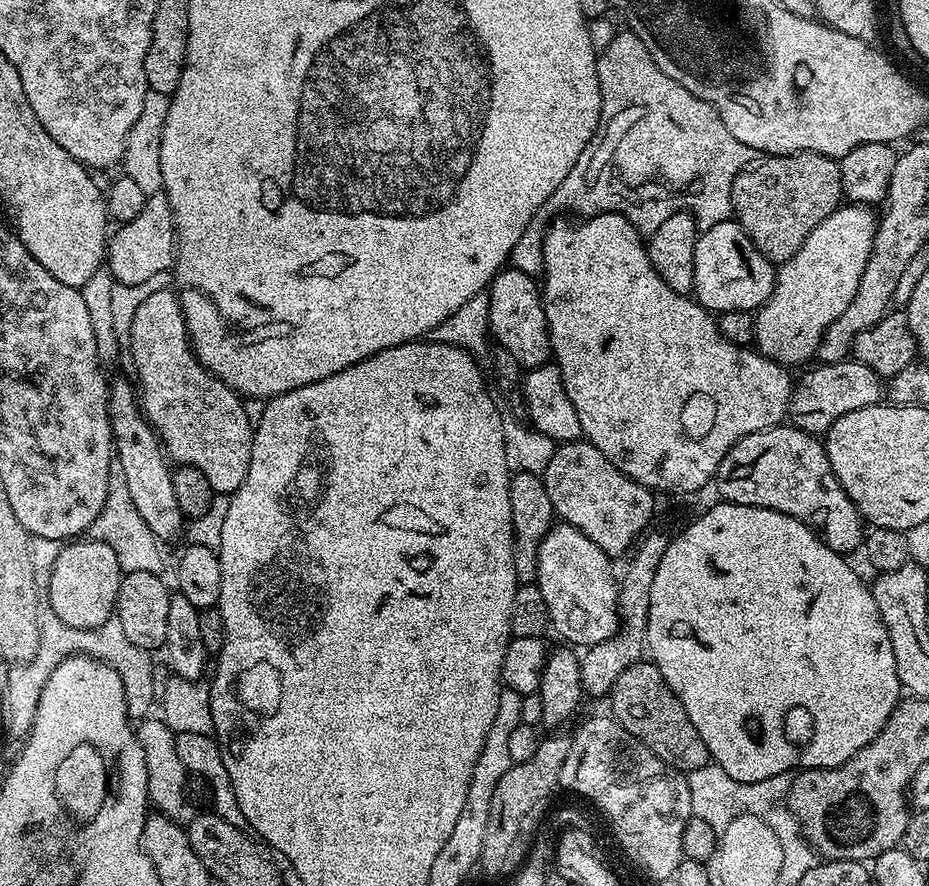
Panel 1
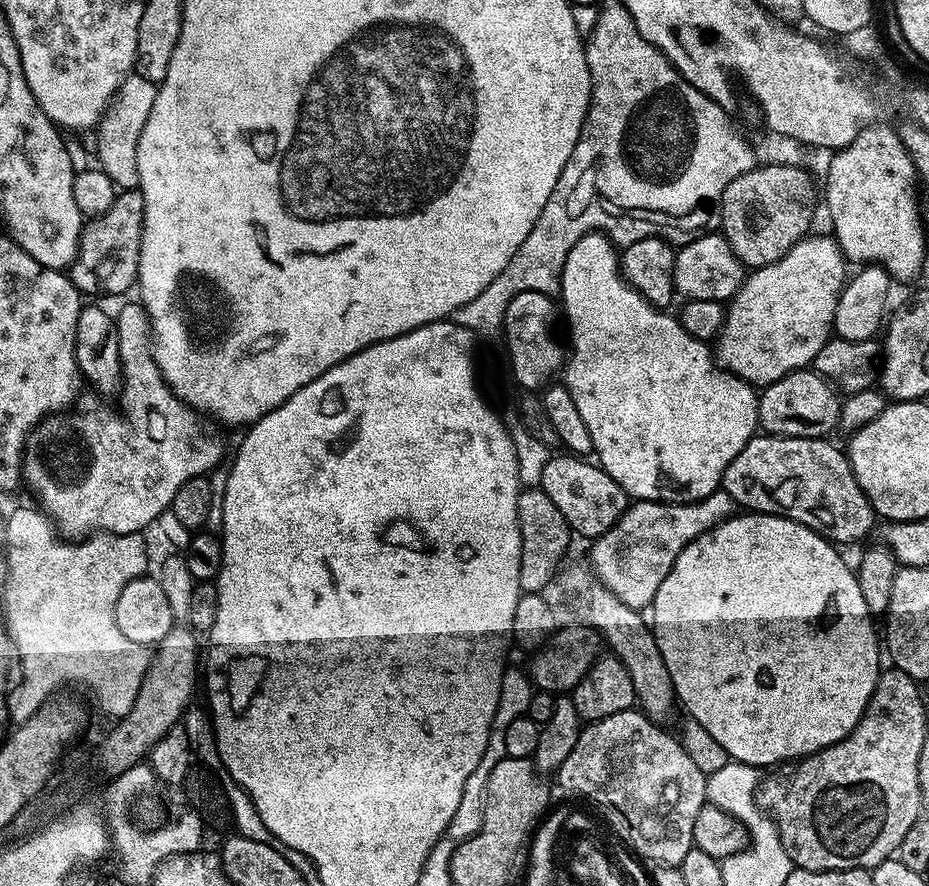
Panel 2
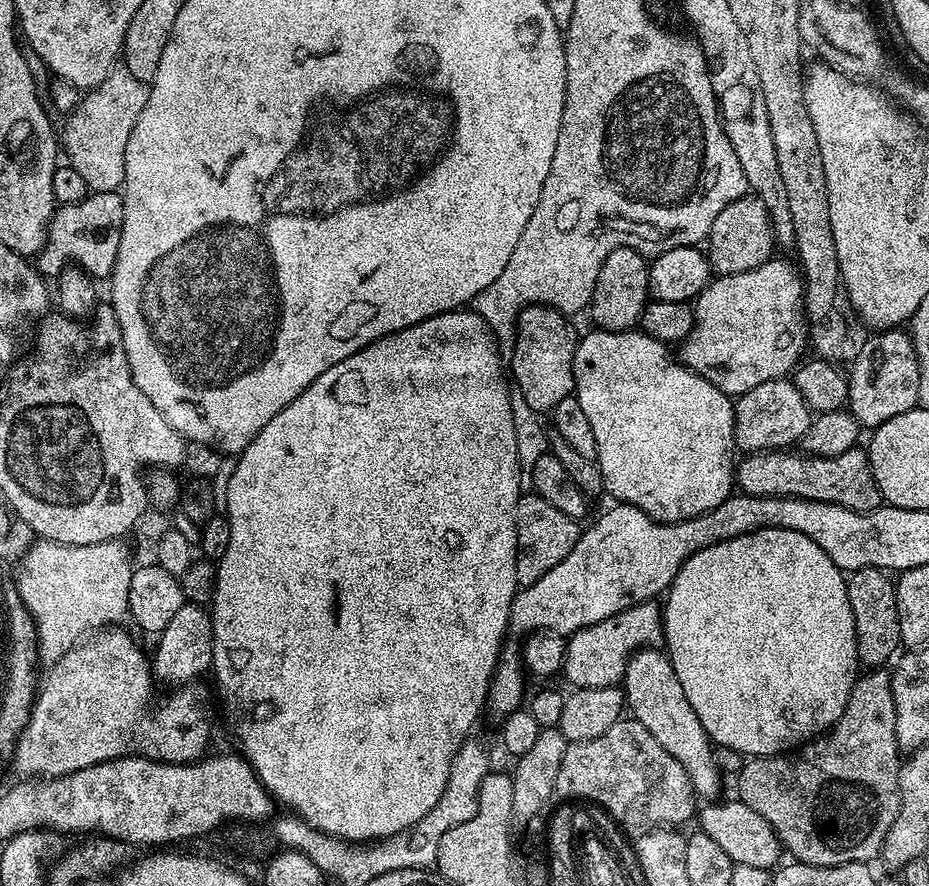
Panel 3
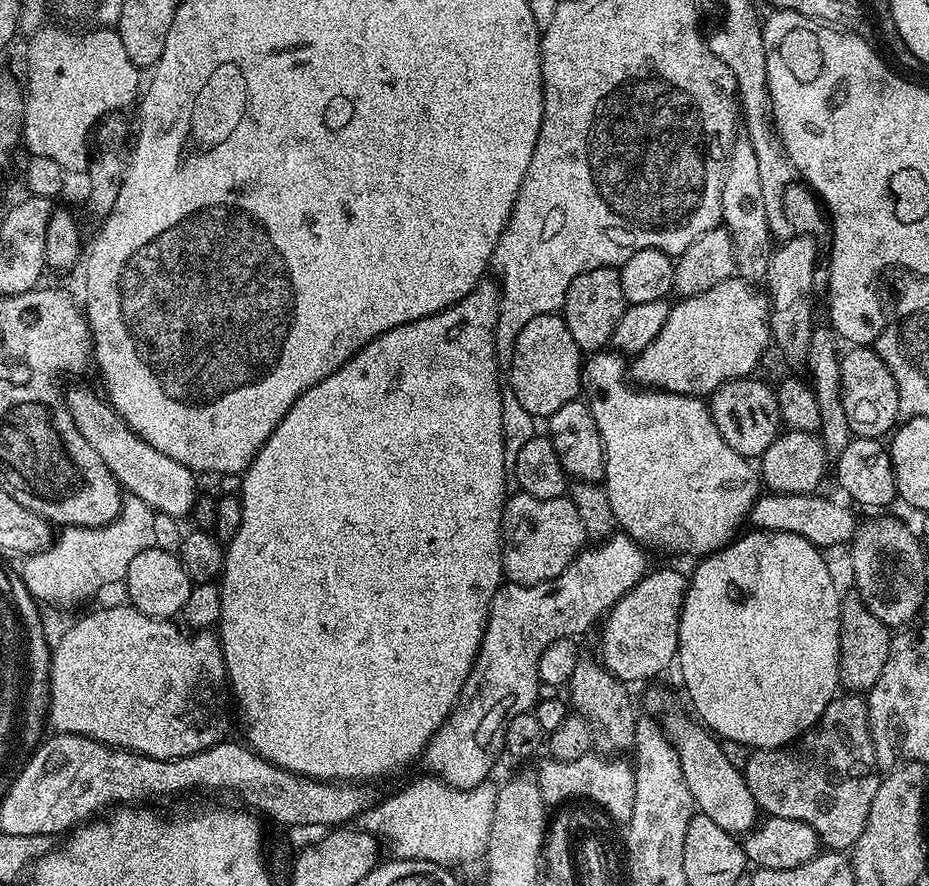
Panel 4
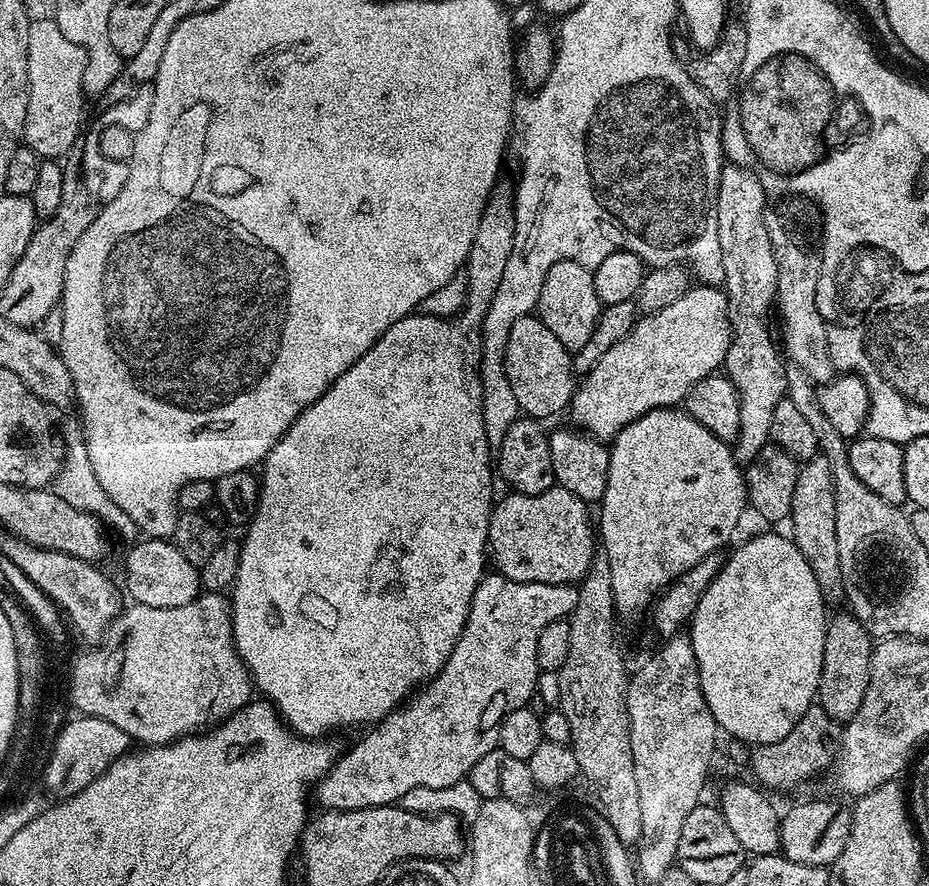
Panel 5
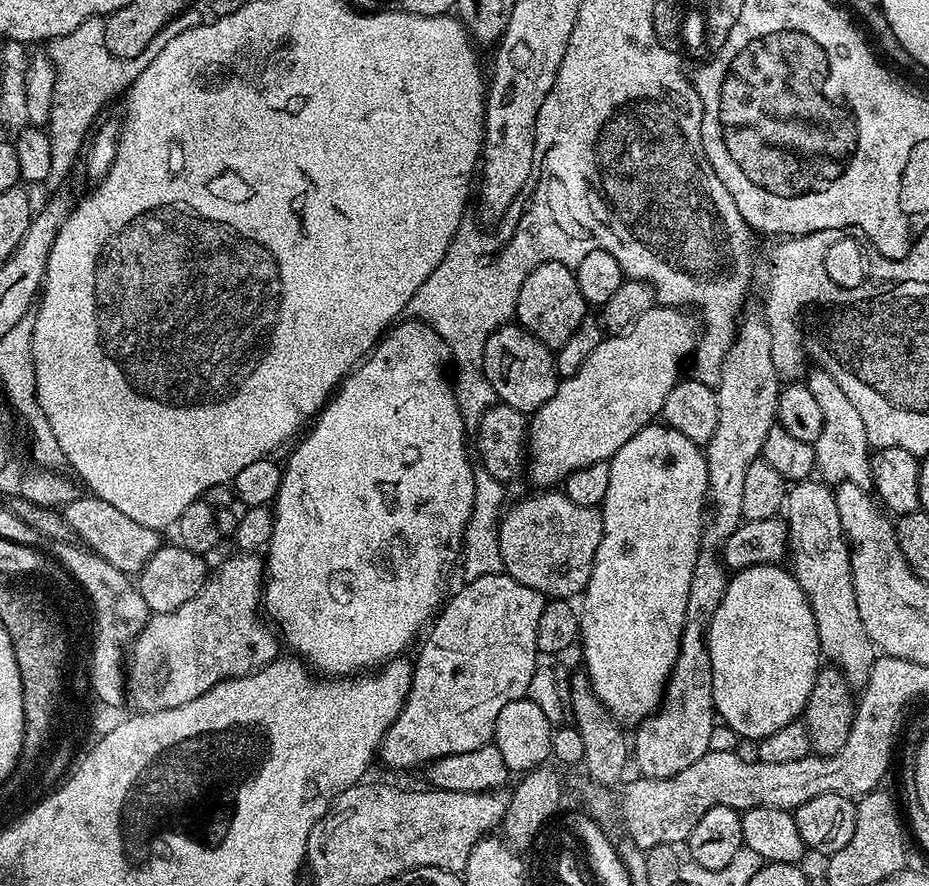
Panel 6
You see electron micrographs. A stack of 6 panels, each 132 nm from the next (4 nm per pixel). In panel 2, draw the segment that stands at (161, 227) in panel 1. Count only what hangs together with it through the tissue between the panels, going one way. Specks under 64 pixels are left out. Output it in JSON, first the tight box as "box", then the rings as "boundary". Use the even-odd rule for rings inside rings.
{"box":[70,190,144,298],"boundary":[[[124,190],[119,193],[114,202],[114,206],[110,206],[110,210],[106,210],[104,216],[93,216],[87,221],[80,235],[80,253],[77,254],[76,260],[70,269],[70,279],[74,287],[82,294],[90,295],[89,297],[96,298],[96,295],[101,292],[104,296],[120,296],[128,287],[133,287],[136,284],[136,275],[138,274],[138,258],[140,257],[140,247],[142,246],[142,226],[144,225],[144,196],[139,190]]]}

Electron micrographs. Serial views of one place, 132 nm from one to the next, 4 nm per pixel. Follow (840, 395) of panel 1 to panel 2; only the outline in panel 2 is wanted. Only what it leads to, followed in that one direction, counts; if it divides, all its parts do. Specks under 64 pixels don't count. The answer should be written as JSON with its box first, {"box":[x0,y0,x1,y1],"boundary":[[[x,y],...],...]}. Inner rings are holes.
{"box":[759,368,841,438],"boundary":[[[800,368],[786,374],[778,382],[767,385],[759,397],[759,427],[773,436],[824,438],[831,428],[835,429],[840,423],[841,397],[837,389],[815,370]]]}

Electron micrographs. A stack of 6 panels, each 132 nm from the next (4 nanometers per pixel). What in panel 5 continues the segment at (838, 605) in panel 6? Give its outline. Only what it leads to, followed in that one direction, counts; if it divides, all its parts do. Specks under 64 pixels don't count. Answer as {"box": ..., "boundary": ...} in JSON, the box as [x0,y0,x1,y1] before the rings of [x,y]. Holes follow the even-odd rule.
{"box":[790,454,841,593],"boundary":[[[822,454],[800,464],[798,483],[794,486],[794,502],[790,525],[790,539],[802,552],[802,558],[810,564],[814,578],[818,580],[825,593],[841,587],[840,563],[838,562],[838,534],[836,533],[836,503],[834,502],[834,474],[830,462]]]}

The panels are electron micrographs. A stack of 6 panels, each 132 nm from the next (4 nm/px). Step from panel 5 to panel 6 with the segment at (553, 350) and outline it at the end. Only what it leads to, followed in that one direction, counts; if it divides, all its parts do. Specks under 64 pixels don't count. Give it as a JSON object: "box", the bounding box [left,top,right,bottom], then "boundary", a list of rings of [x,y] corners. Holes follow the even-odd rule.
{"box":[484,322,556,414],"boundary":[[[509,322],[494,330],[486,338],[484,347],[484,373],[494,386],[499,403],[514,406],[514,410],[531,414],[541,408],[556,393],[556,357],[534,334],[530,334],[519,323]]]}

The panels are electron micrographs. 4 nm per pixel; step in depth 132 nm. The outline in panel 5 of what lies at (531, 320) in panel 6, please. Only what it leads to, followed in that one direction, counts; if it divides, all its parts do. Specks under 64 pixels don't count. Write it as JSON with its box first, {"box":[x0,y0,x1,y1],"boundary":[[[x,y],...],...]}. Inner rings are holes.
{"box":[536,260,601,354],"boundary":[[[563,260],[546,274],[542,294],[536,303],[536,312],[540,320],[550,326],[550,330],[557,335],[558,342],[562,342],[568,352],[574,354],[582,350],[582,346],[586,346],[586,342],[594,334],[601,311],[598,290],[594,290],[592,272],[586,266],[573,260]]]}

